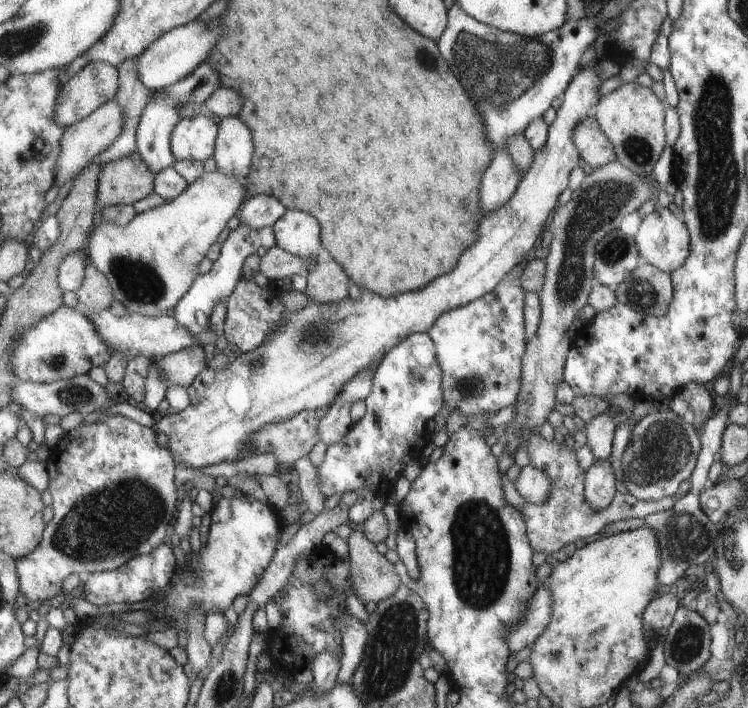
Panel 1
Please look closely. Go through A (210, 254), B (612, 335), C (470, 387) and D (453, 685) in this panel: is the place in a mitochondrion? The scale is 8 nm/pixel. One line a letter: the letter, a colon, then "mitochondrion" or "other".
A: other
B: other
C: mitochondrion
D: other

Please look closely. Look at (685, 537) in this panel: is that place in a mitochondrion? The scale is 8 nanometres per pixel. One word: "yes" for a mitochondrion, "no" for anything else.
yes

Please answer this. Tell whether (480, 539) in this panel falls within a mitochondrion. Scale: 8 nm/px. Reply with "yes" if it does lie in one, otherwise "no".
yes

